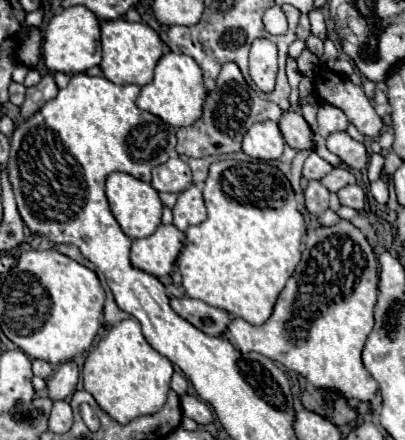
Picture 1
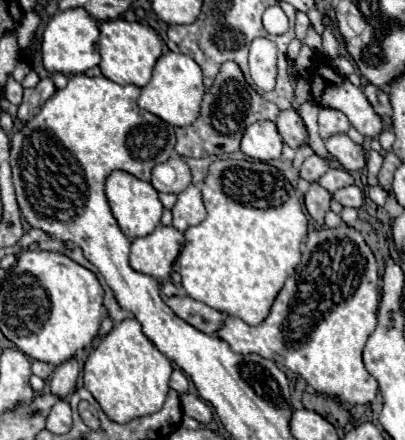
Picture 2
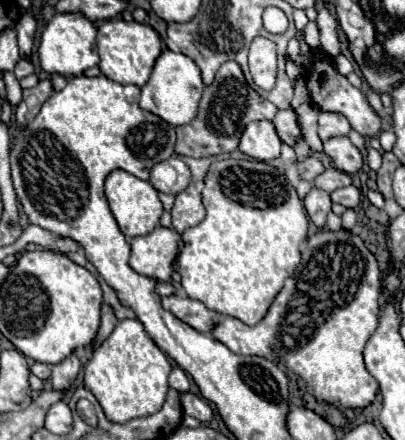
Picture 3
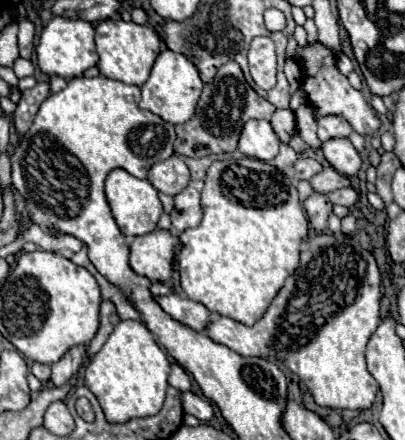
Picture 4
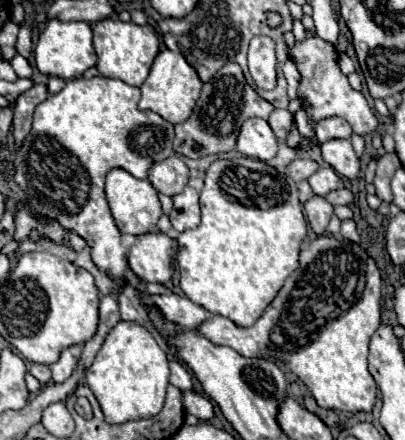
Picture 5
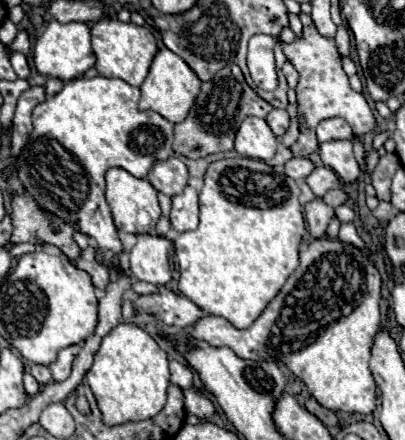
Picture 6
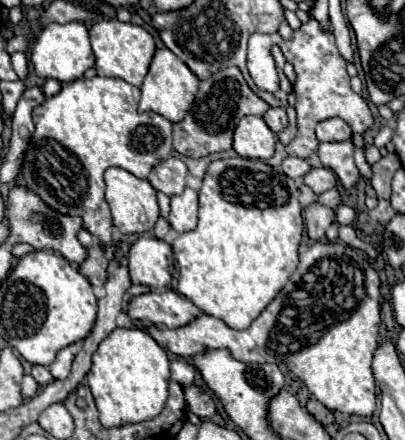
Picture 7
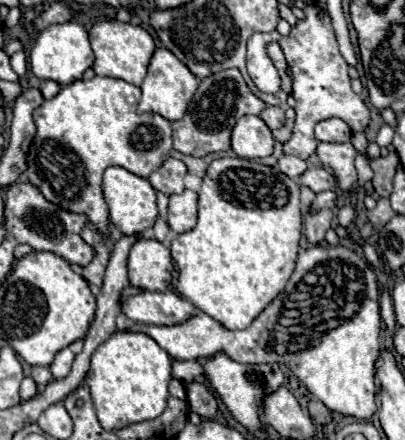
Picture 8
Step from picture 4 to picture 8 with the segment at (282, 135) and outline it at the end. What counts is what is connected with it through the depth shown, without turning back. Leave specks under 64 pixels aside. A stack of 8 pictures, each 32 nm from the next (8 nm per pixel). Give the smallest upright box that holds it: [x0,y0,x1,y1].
[260,106,286,130]

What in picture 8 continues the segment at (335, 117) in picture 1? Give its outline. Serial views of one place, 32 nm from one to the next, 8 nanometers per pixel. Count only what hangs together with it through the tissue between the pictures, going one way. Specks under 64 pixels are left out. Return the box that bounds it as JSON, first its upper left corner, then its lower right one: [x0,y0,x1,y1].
[316,118,352,142]

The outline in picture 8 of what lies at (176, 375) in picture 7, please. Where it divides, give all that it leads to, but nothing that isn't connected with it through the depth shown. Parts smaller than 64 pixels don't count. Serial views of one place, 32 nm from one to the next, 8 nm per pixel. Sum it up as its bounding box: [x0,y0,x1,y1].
[172,360,202,386]

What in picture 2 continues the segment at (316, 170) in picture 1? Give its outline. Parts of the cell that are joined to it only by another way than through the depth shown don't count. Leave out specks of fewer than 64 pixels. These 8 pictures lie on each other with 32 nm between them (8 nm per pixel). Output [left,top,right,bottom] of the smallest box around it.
[300,154,330,182]

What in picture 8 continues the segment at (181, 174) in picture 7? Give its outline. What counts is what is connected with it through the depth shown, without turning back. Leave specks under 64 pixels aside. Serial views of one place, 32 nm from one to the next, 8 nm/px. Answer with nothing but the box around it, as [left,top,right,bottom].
[148,158,186,196]

